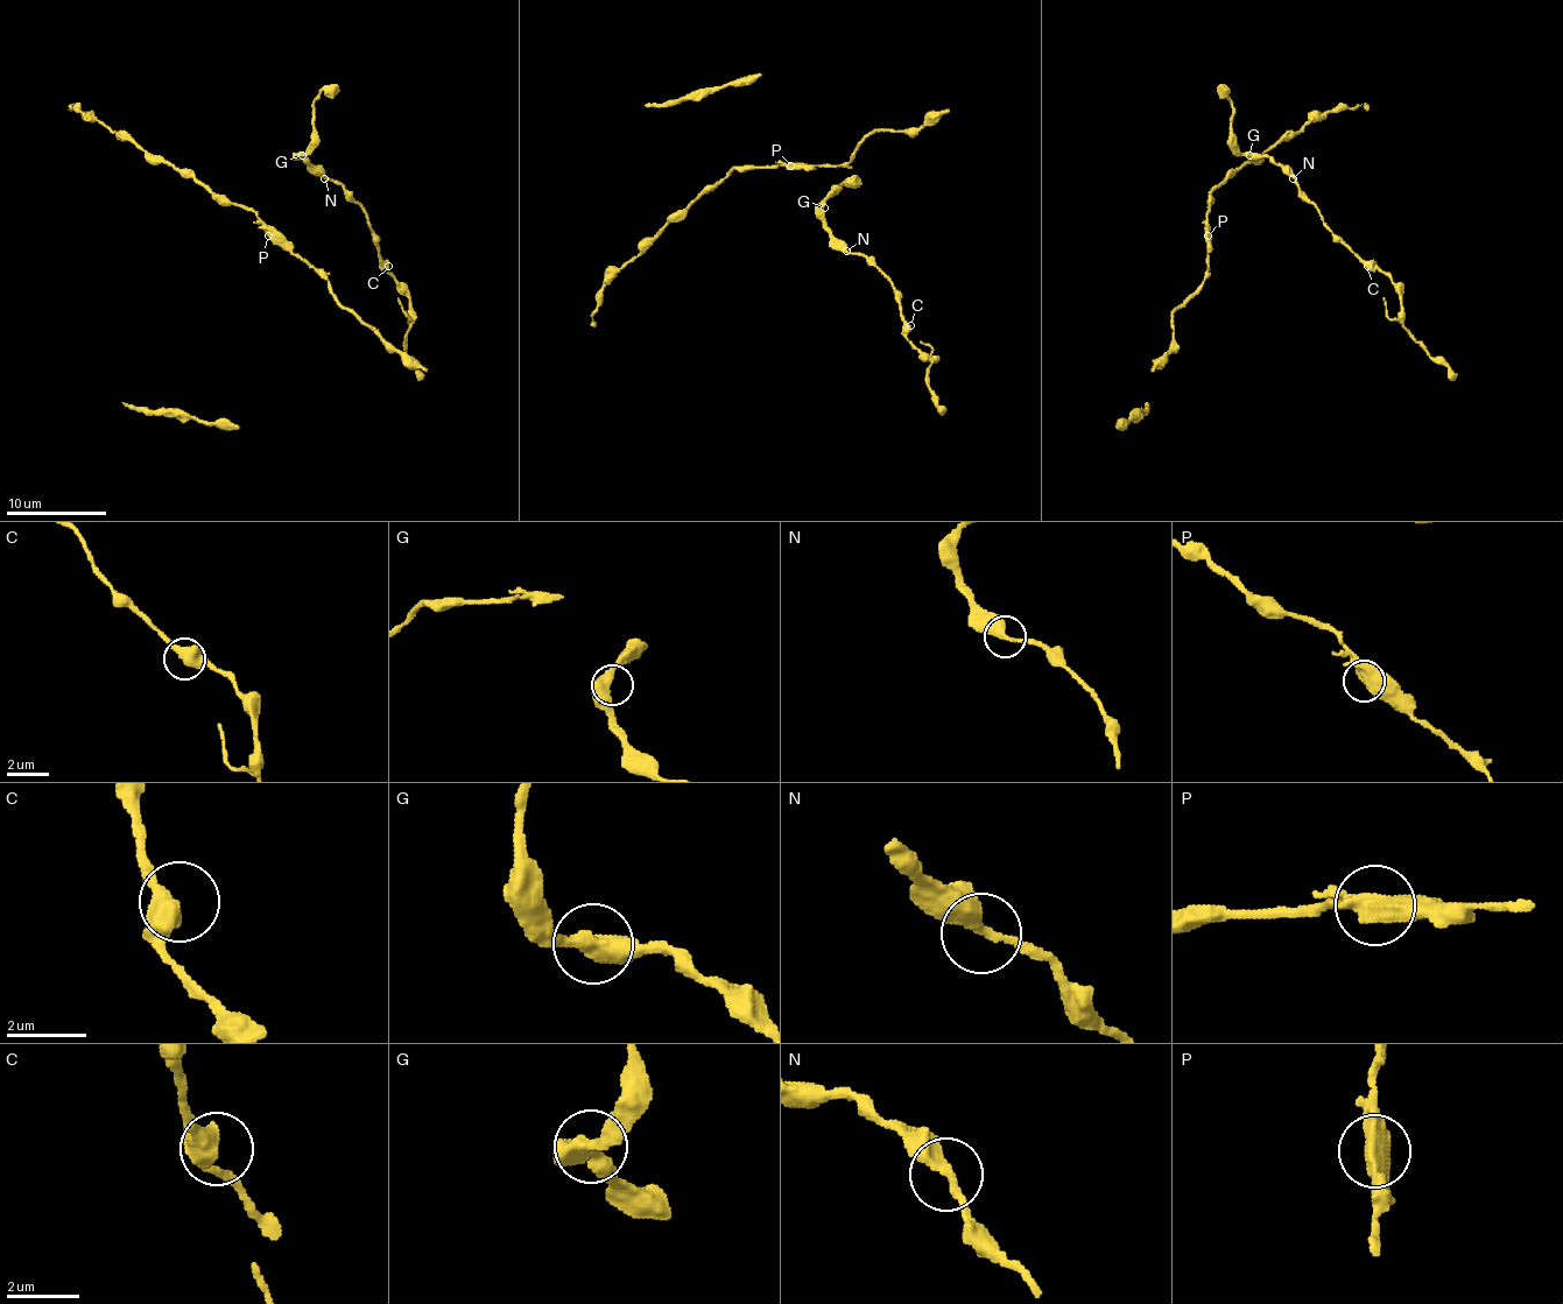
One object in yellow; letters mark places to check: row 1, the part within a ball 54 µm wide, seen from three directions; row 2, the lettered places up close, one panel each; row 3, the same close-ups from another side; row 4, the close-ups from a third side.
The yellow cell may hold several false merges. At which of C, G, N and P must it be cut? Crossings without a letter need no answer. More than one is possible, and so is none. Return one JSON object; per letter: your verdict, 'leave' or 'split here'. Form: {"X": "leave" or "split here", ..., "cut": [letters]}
{"C": "leave", "G": "leave", "N": "leave", "P": "leave", "cut": []}

